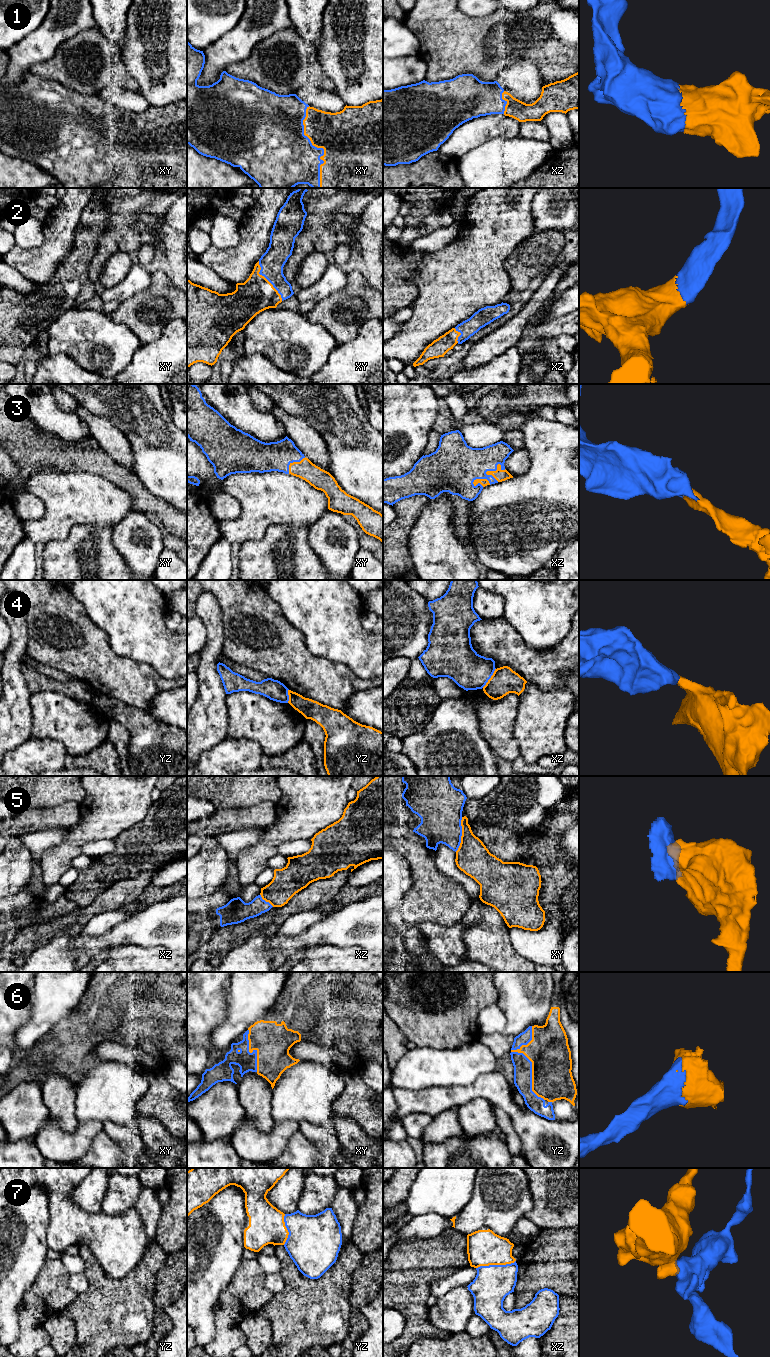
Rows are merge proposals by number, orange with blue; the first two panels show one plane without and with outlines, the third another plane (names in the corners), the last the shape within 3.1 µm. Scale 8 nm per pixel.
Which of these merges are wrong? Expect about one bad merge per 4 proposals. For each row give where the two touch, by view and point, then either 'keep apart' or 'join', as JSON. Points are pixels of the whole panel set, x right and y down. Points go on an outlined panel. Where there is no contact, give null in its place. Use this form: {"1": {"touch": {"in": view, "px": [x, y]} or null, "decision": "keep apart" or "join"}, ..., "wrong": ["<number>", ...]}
{"1": {"touch": {"in": "xy", "px": [318, 147]}, "decision": "join"}, "2": {"touch": {"in": "xy", "px": [267, 280]}, "decision": "join"}, "3": {"touch": {"in": "xz", "px": [487, 471]}, "decision": "join"}, "4": {"touch": {"in": "xz", "px": [490, 678]}, "decision": "join"}, "5": {"touch": {"in": "xy", "px": [462, 834]}, "decision": "keep apart"}, "6": {"touch": {"in": "yz", "px": [530, 1060]}, "decision": "join"}, "7": {"touch": {"in": "xz", "px": [495, 1264]}, "decision": "join"}, "wrong": ["5"]}

